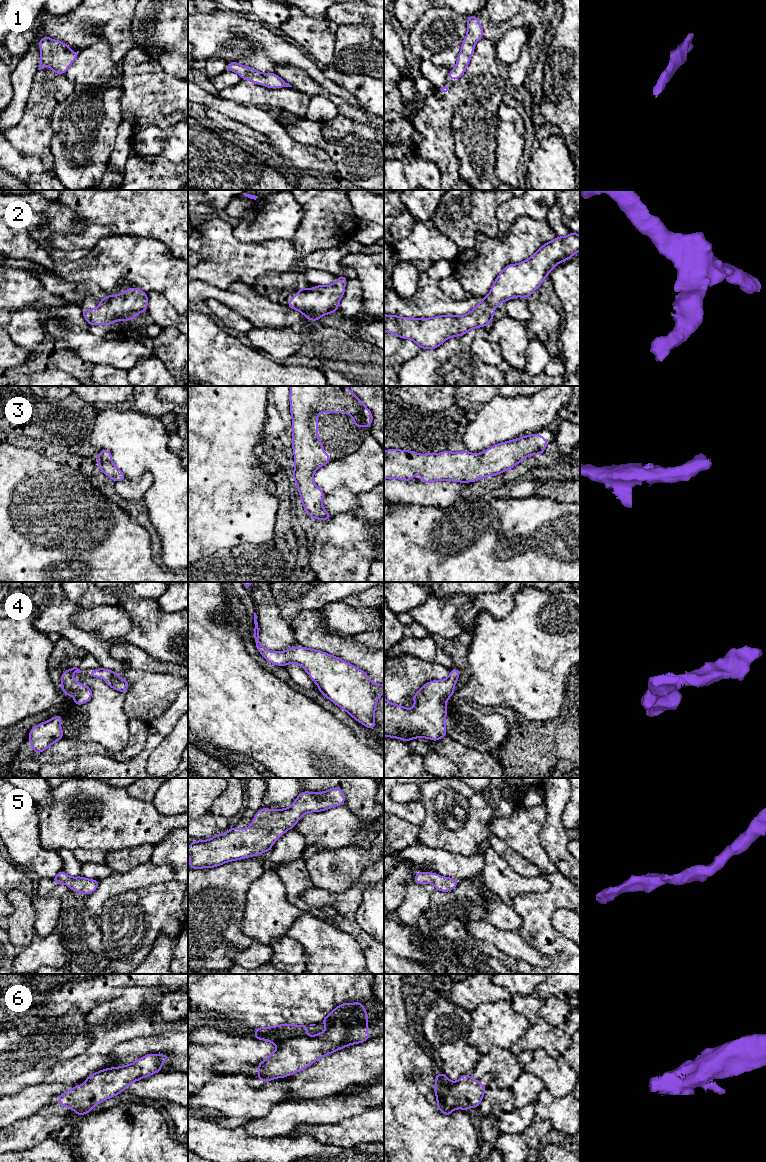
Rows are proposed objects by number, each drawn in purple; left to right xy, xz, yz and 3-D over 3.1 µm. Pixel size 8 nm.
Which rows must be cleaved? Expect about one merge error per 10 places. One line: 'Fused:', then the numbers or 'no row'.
Fused: no row

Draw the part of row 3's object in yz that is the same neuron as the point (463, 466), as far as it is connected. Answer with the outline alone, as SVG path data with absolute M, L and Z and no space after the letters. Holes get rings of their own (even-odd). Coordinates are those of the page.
M533 433L495 444L479 454L468 450L417 454L414 450L388 449L384 451L384 479L411 482L414 475L420 475L423 484L442 480L471 483L501 474L532 454L543 455L548 444L540 434Z

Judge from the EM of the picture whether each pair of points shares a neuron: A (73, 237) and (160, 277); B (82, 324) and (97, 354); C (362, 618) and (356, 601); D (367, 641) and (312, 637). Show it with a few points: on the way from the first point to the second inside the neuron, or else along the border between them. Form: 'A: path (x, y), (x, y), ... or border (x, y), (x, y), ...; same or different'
A: border (115, 235), (103, 237), (89, 250); different
B: border (63, 323), (75, 330), (87, 331); different
C: border (342, 601), (352, 606), (371, 606), (373, 608); different
D: border (352, 636), (359, 643), (373, 649); different

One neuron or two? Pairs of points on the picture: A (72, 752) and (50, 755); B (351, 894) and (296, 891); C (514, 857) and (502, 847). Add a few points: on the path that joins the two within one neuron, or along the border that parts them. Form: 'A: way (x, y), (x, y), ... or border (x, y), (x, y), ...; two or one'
A: way (67, 752), (55, 754); one
B: border (311, 886), (302, 893), (301, 897), (314, 907); two
C: way (511, 856), (505, 850); one

